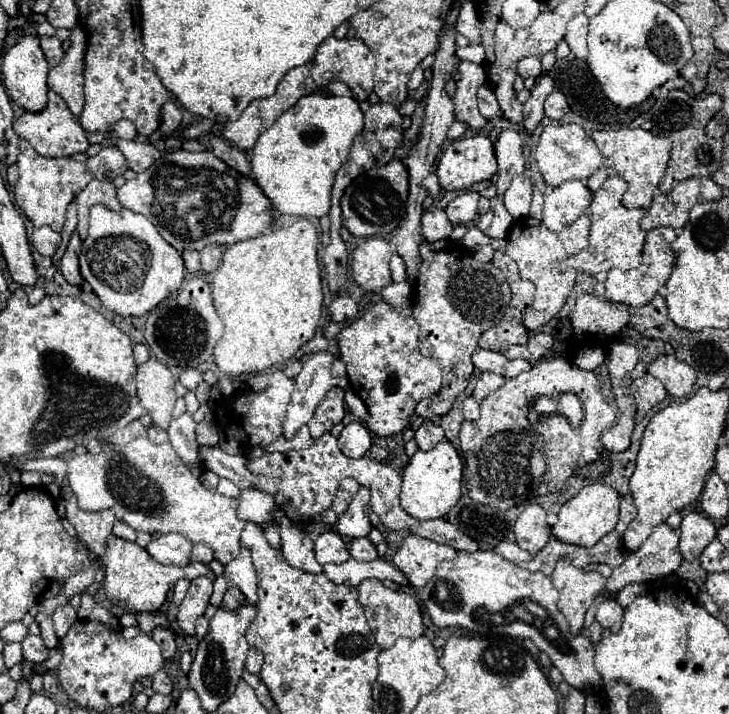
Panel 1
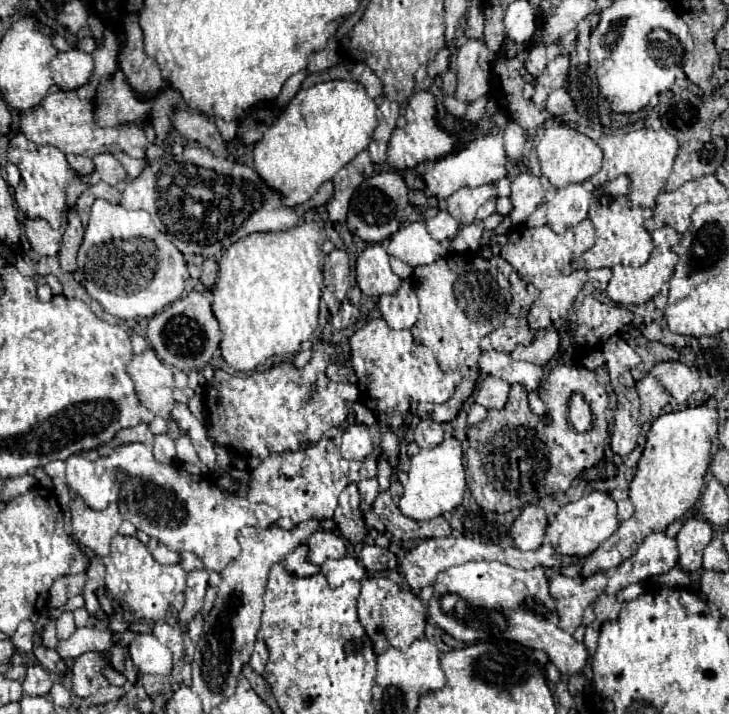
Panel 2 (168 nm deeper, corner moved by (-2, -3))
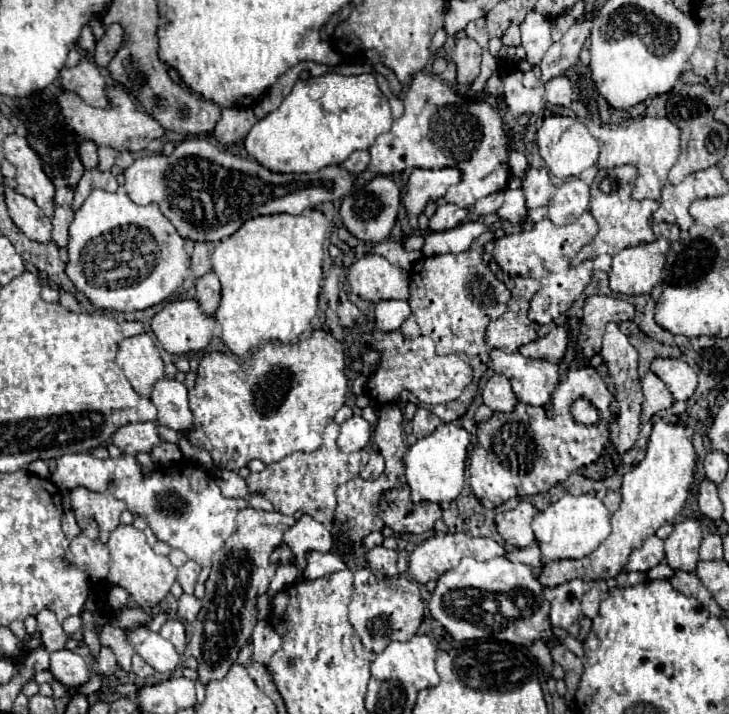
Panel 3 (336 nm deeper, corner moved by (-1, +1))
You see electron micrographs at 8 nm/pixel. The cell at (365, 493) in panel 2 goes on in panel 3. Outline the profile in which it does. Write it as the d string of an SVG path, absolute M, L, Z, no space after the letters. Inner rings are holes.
M372 452L370 460L368 460L368 464L366 464L366 468L362 470L360 476L364 480L376 480L382 472L384 472L384 460L382 460L382 456L378 452Z

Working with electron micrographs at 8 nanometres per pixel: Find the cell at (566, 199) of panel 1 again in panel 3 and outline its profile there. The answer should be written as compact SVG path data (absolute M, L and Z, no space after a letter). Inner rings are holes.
M568 178L548 202L548 218L556 226L566 226L570 220L586 212L590 202L590 188L580 178Z

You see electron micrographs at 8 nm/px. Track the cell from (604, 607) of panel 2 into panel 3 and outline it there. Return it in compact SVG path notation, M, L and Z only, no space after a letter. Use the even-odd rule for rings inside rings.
M598 580L598 582L594 582L594 588L588 594L584 594L584 598L582 598L582 614L586 618L596 618L598 616L598 606L600 606L600 600L604 596L608 596L606 592L608 592L606 582Z

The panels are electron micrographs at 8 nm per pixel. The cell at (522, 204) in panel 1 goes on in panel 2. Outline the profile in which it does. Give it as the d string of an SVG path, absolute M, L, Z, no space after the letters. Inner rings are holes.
M523 172L513 180L513 188L511 188L511 200L513 200L513 212L509 214L513 224L523 224L533 210L541 204L543 200L543 186L539 182L537 176Z

